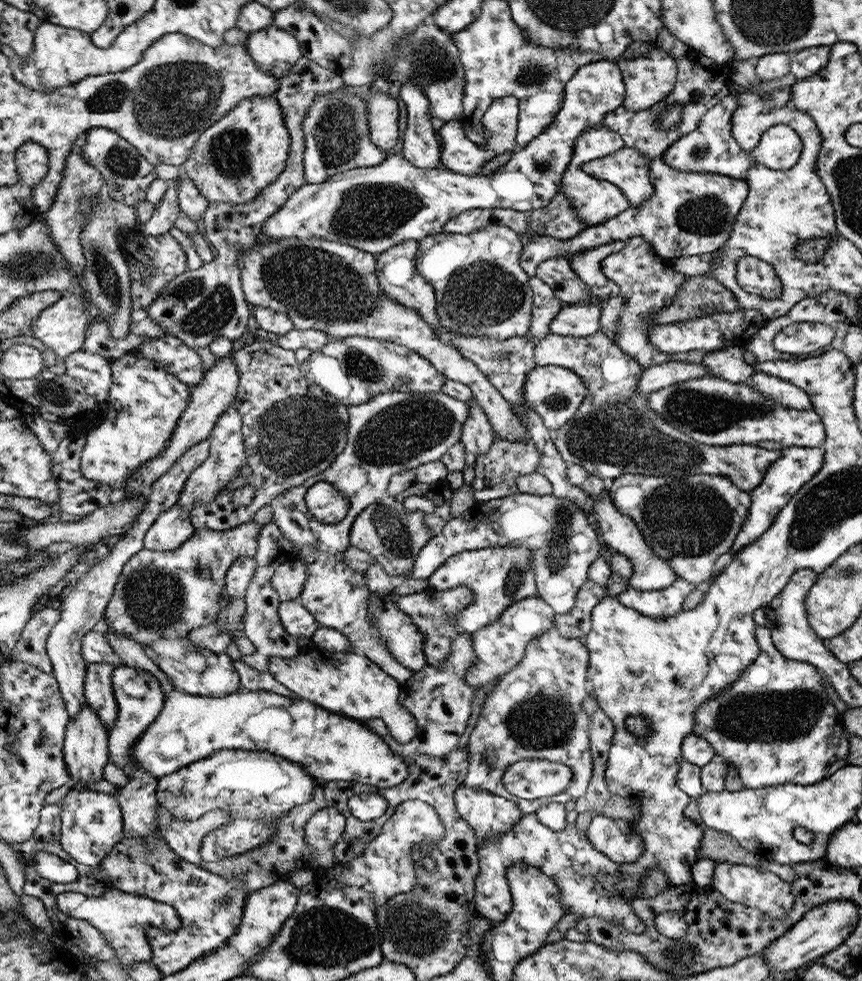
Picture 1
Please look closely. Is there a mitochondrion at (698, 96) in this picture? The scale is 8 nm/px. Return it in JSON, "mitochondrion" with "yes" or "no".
{"mitochondrion":"yes"}

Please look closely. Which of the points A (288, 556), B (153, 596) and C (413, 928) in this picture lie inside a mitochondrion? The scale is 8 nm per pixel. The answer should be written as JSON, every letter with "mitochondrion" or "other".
{"A":"other","B":"mitochondrion","C":"mitochondrion"}

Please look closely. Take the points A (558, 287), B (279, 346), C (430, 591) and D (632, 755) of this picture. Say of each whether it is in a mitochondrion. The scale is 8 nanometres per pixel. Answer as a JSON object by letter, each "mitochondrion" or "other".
{"A":"other","B":"other","C":"other","D":"other"}

